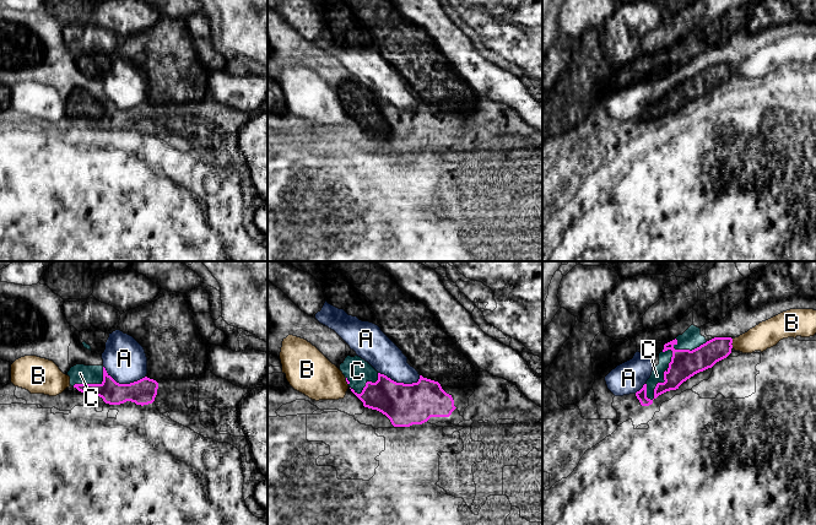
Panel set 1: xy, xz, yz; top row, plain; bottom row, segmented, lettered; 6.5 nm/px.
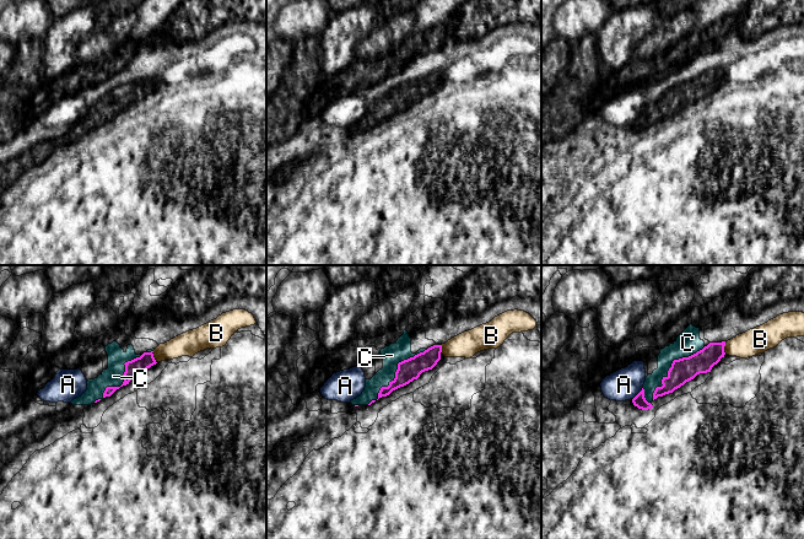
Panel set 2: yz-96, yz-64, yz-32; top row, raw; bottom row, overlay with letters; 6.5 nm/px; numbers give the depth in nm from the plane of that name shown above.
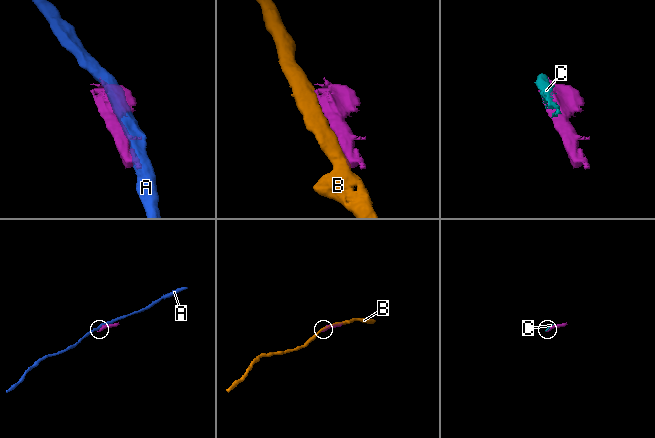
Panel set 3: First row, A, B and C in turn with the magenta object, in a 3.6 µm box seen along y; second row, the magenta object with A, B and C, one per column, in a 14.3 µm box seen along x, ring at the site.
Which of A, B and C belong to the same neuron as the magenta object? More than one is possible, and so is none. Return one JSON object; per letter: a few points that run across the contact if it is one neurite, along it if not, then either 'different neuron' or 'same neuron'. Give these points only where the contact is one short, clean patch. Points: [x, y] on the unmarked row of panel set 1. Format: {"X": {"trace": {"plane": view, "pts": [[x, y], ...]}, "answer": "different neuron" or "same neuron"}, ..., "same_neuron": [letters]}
{"A": {"answer": "different neuron"}, "B": {"trace": {"plane": "yz", "pts": [[733, 64], [731, 72]]}, "answer": "different neuron"}, "C": {"answer": "same neuron"}, "same_neuron": ["C"]}

